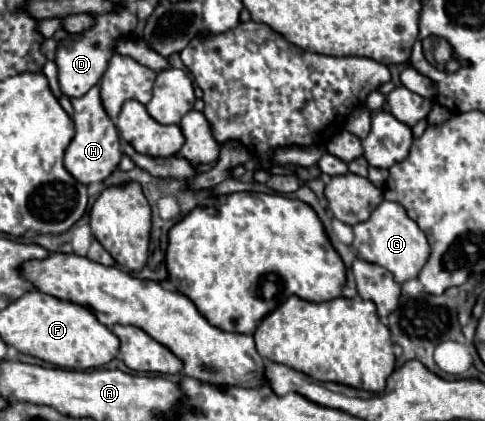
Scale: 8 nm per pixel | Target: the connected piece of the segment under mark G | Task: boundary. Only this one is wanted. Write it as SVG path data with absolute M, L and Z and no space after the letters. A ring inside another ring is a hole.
M388 200L380 202L372 212L372 216L366 222L352 226L352 230L354 230L352 248L356 248L358 258L390 270L394 274L394 280L400 284L416 278L430 256L430 246L424 232L398 202Z

